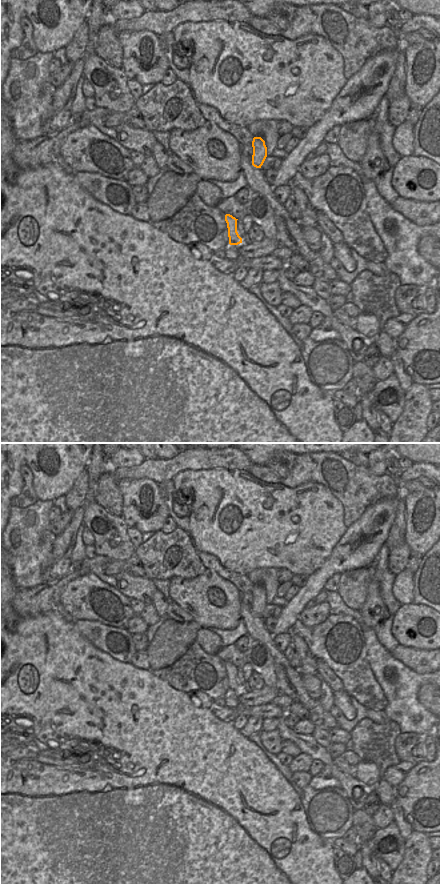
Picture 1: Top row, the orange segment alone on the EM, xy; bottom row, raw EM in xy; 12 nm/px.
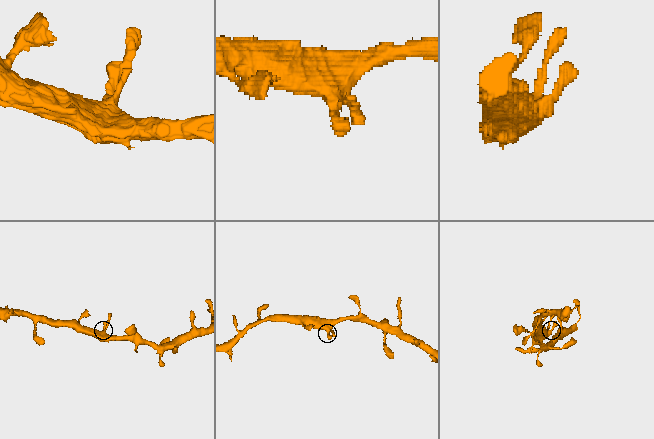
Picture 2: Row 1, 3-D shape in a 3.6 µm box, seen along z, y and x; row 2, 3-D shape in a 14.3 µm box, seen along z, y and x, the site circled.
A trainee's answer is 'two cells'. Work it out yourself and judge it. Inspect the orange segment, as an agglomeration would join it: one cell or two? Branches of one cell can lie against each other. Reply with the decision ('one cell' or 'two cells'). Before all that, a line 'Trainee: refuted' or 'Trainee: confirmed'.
Trainee: refuted
one cell

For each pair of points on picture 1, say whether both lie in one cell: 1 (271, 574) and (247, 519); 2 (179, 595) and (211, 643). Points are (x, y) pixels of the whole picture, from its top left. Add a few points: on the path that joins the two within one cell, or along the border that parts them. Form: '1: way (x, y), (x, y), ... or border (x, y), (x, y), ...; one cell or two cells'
1: border (278, 568), (255, 568), (246, 574); two cells
2: border (201, 626), (207, 629); two cells

